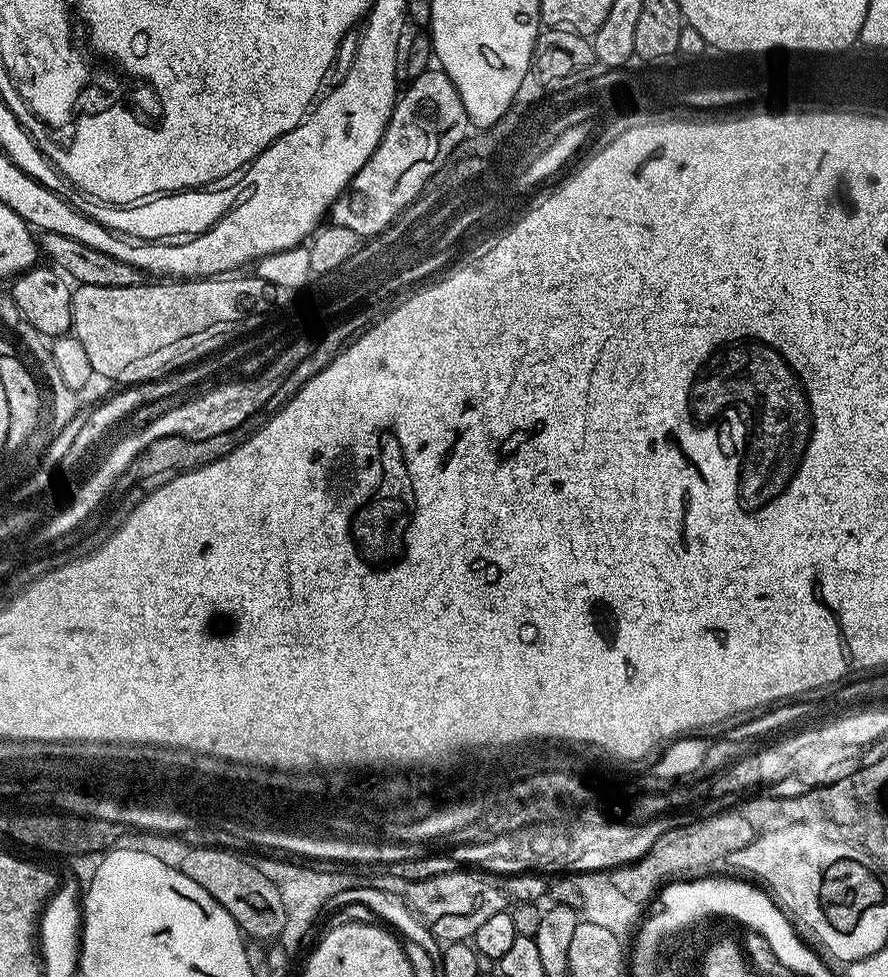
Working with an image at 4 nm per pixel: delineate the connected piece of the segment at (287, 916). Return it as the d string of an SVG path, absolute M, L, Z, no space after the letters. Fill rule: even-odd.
M276 858L263 863L262 871L266 878L270 878L277 885L282 898L284 910L283 930L278 937L279 947L292 958L299 950L302 940L311 930L316 916L324 909L324 905L332 895L340 894L348 889L378 889L377 875L373 873L360 874L358 872L328 872L298 866L290 862L280 862Z

